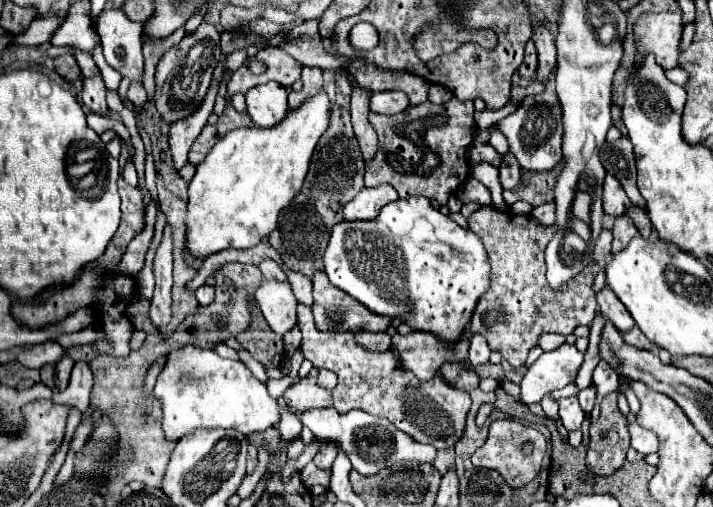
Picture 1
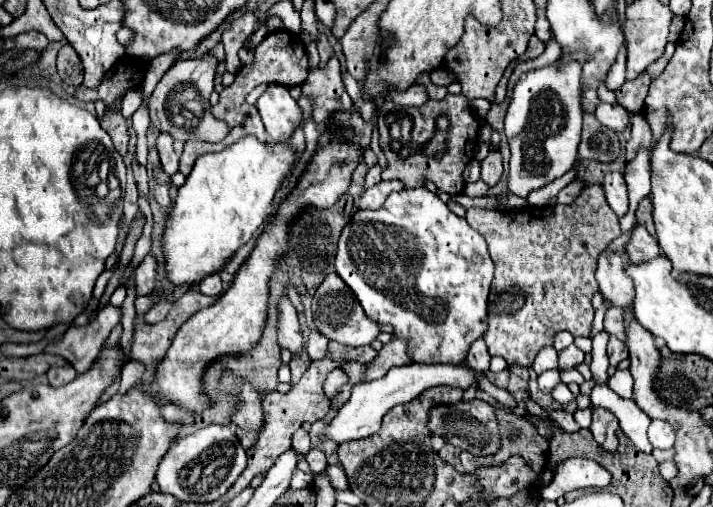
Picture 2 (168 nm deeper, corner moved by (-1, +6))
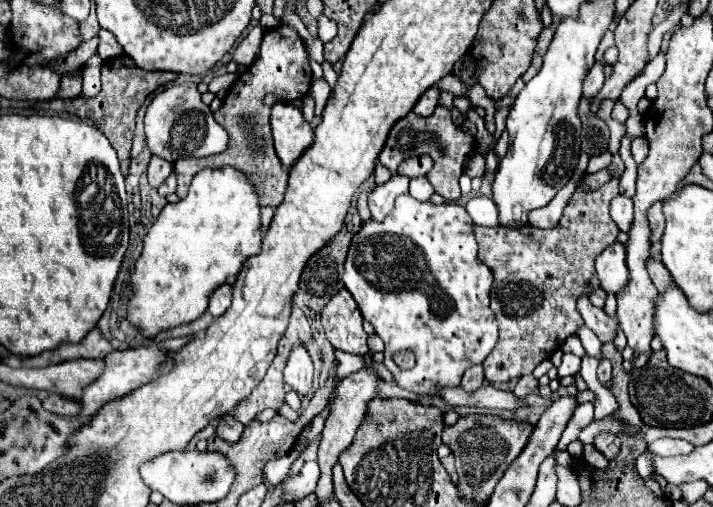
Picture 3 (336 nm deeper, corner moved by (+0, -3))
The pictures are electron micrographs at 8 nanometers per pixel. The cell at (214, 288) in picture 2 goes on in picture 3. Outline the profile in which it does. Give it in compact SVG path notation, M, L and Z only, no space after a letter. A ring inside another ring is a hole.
M225 283L211 295L209 311L213 317L219 317L219 315L223 315L223 311L227 311L229 305L231 305L231 285Z

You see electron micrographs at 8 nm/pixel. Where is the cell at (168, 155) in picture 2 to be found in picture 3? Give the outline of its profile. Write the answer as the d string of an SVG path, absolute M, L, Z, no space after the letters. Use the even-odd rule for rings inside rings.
M151 157L149 167L147 167L147 181L149 181L149 185L157 189L157 187L169 177L171 169L173 169L173 165L167 163L165 159L161 159L161 157Z

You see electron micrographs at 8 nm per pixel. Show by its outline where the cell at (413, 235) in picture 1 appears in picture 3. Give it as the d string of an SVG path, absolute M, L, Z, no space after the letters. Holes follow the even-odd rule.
M401 195L395 209L385 221L367 221L353 237L345 261L343 281L353 299L357 301L363 319L369 321L375 333L385 343L385 367L391 371L395 383L419 397L437 397L441 387L457 387L465 369L483 363L497 343L497 319L489 309L489 291L493 275L487 265L477 257L477 241L473 235L473 219L465 207L455 203L421 203L411 195ZM397 351L413 351L417 363L413 369L403 371L391 359Z

